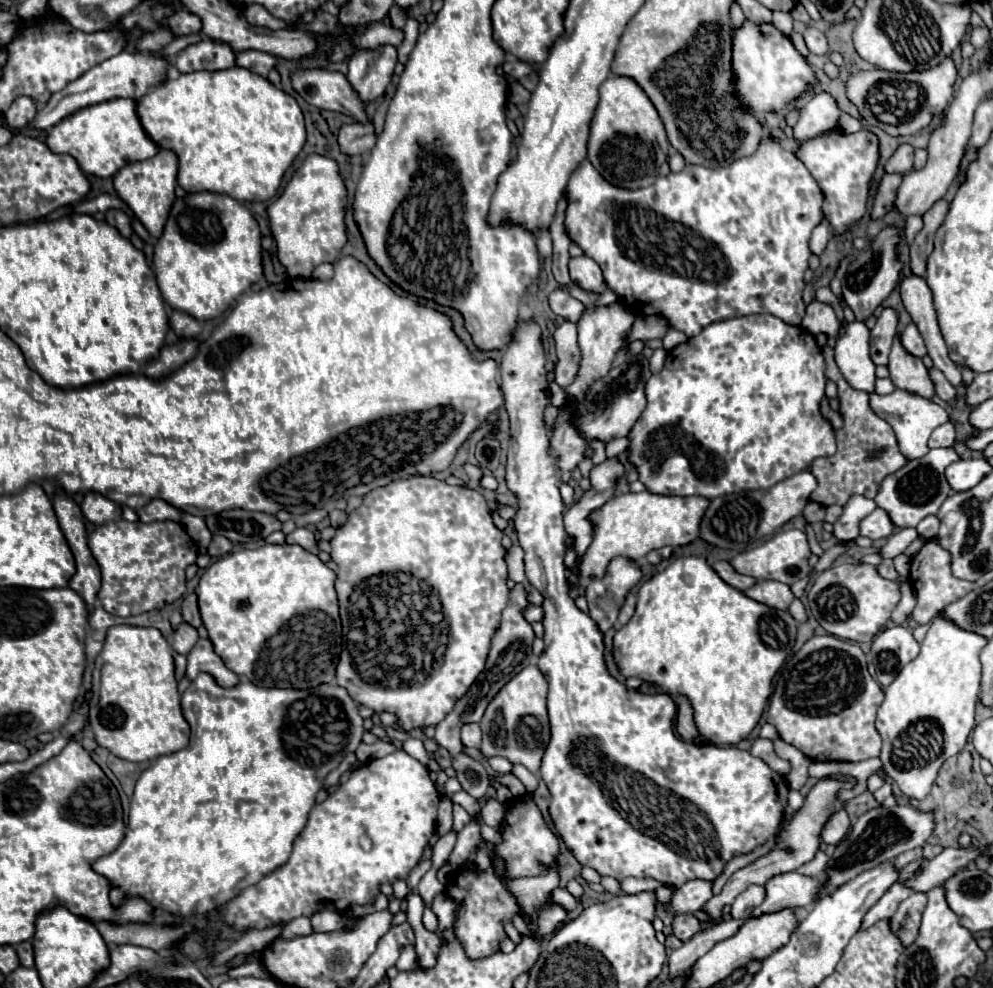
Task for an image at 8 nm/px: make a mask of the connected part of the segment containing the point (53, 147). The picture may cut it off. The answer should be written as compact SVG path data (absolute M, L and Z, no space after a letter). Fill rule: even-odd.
M121 98L85 106L69 114L47 132L45 142L51 152L73 156L85 174L97 178L109 178L117 174L125 164L147 160L159 152L157 144L151 142L151 138L145 136L145 130L141 128L135 112L135 100Z

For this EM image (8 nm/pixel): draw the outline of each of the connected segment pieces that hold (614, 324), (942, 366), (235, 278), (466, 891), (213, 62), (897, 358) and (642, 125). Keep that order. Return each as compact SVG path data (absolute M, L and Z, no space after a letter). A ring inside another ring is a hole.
M611 304L611 306L593 306L593 308L585 308L577 328L579 328L579 346L583 352L583 372L579 372L579 380L575 380L575 384L571 384L571 388L567 388L569 396L579 400L579 396L583 396L583 392L587 392L587 388L601 376L605 376L611 370L611 362L615 358L615 354L623 348L631 326L635 322L635 314L629 312L627 308L623 308L621 304Z
M909 274L901 280L901 298L905 310L911 314L913 324L921 332L925 346L929 350L929 356L933 364L947 376L947 380L959 388L961 386L961 370L955 362L947 356L947 346L941 336L939 324L937 324L937 312L933 304L933 292L927 286L925 278Z
M213 192L187 194L169 214L165 232L155 244L153 270L157 276L159 290L169 308L187 312L197 320L209 320L221 316L239 294L243 294L251 284L263 278L261 268L261 234L253 214L237 200L229 196L219 196Z
M489 868L485 874L473 872L473 870L459 870L451 884L447 886L447 896L453 898L453 902L459 906L459 920L455 926L457 940L463 944L467 956L479 958L487 956L499 950L499 940L505 936L503 922L511 920L515 912L519 912L519 906L515 898L503 888L501 880L493 874Z
M203 38L199 44L187 46L175 58L175 68L179 72L197 70L227 70L235 66L235 50L219 40Z
M899 338L895 340L891 354L889 354L889 378L895 384L895 388L923 396L931 400L935 396L935 388L927 376L927 368L921 358L915 358L905 352L905 348L899 344Z
M609 76L599 86L599 104L591 120L587 158L595 170L613 186L637 190L651 186L659 174L659 166L667 160L669 140L647 94L635 80L625 76Z

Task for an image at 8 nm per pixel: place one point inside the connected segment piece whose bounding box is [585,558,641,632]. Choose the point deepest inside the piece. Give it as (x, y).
(605, 596)

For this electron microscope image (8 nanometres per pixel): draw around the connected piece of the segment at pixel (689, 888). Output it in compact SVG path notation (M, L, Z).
M691 880L691 882L675 888L671 902L665 906L665 910L673 912L675 916L691 914L691 912L699 910L713 896L711 886L713 886L713 882L707 882L707 880Z

